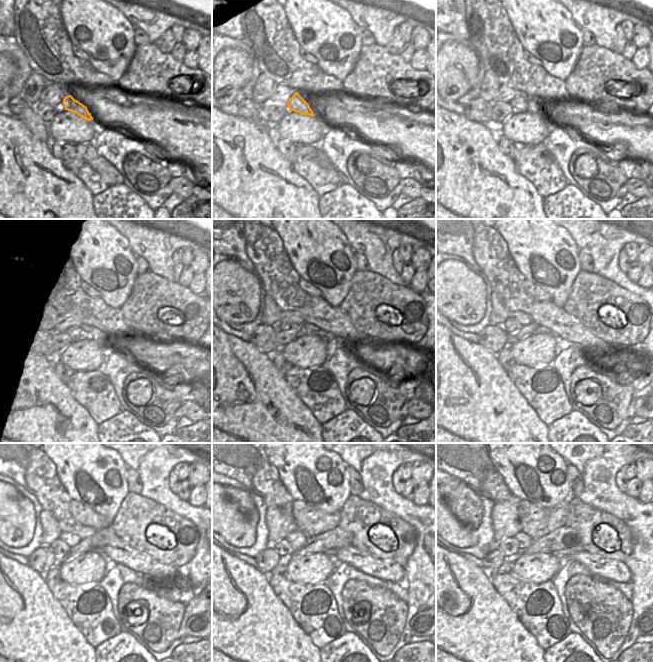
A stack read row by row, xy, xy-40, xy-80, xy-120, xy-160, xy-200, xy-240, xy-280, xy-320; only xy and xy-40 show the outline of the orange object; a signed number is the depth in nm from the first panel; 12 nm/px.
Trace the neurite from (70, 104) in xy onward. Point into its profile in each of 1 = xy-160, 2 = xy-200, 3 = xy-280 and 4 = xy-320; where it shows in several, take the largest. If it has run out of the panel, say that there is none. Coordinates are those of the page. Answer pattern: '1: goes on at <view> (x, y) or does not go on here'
1: goes on at xy-160 (283, 326)
2: goes on at xy-200 (510, 324)
3: goes on at xy-280 (283, 547)
4: goes on at xy-320 (509, 546)

